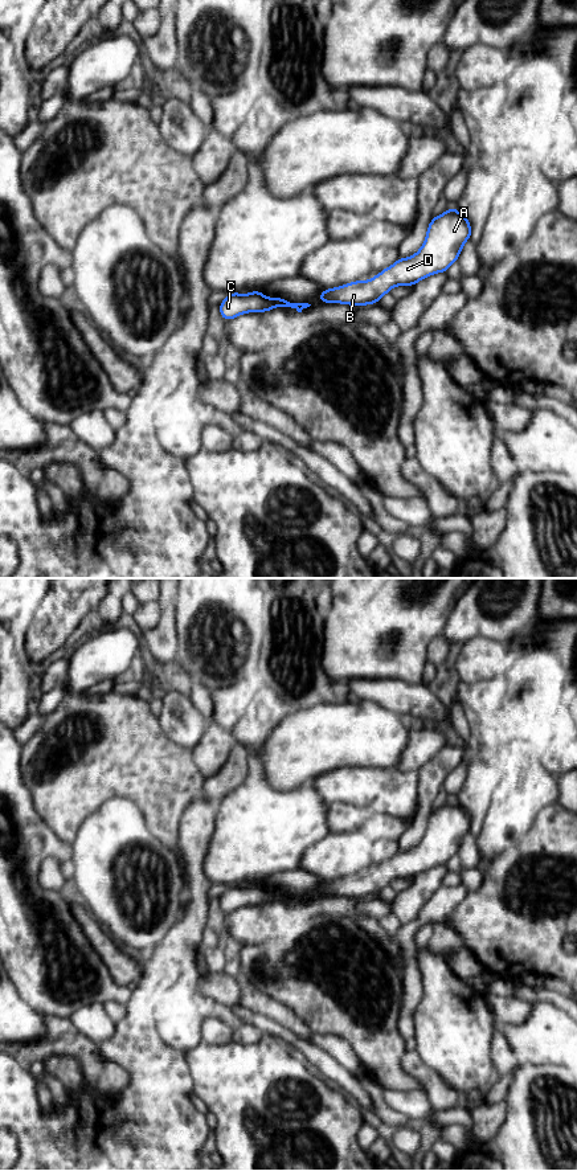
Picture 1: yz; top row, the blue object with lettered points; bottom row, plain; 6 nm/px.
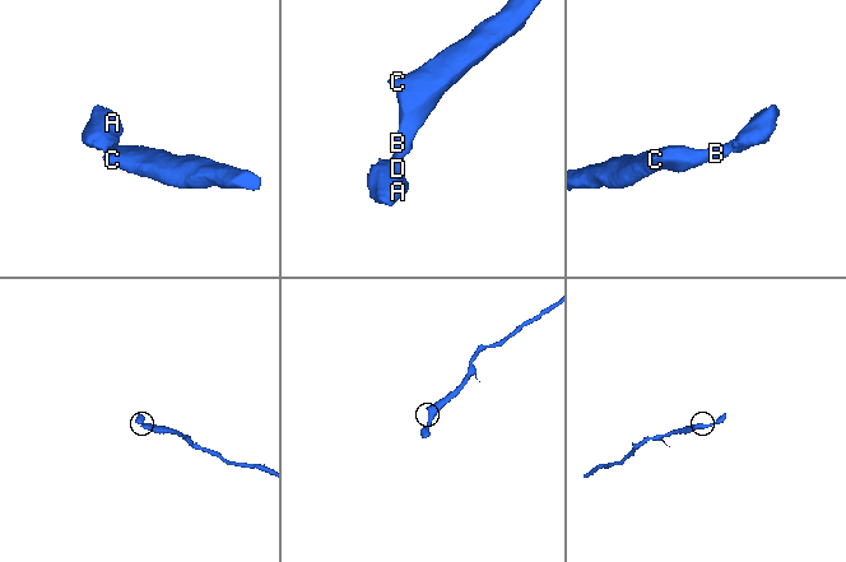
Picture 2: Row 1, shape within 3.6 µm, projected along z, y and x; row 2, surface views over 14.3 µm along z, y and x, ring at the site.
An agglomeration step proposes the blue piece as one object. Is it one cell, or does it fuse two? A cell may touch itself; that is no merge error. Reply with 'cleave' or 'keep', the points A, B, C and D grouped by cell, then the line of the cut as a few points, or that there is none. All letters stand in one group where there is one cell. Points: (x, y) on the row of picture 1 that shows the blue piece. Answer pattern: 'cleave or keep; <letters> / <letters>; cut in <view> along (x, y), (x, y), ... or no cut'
keep; A B C D; no cut

